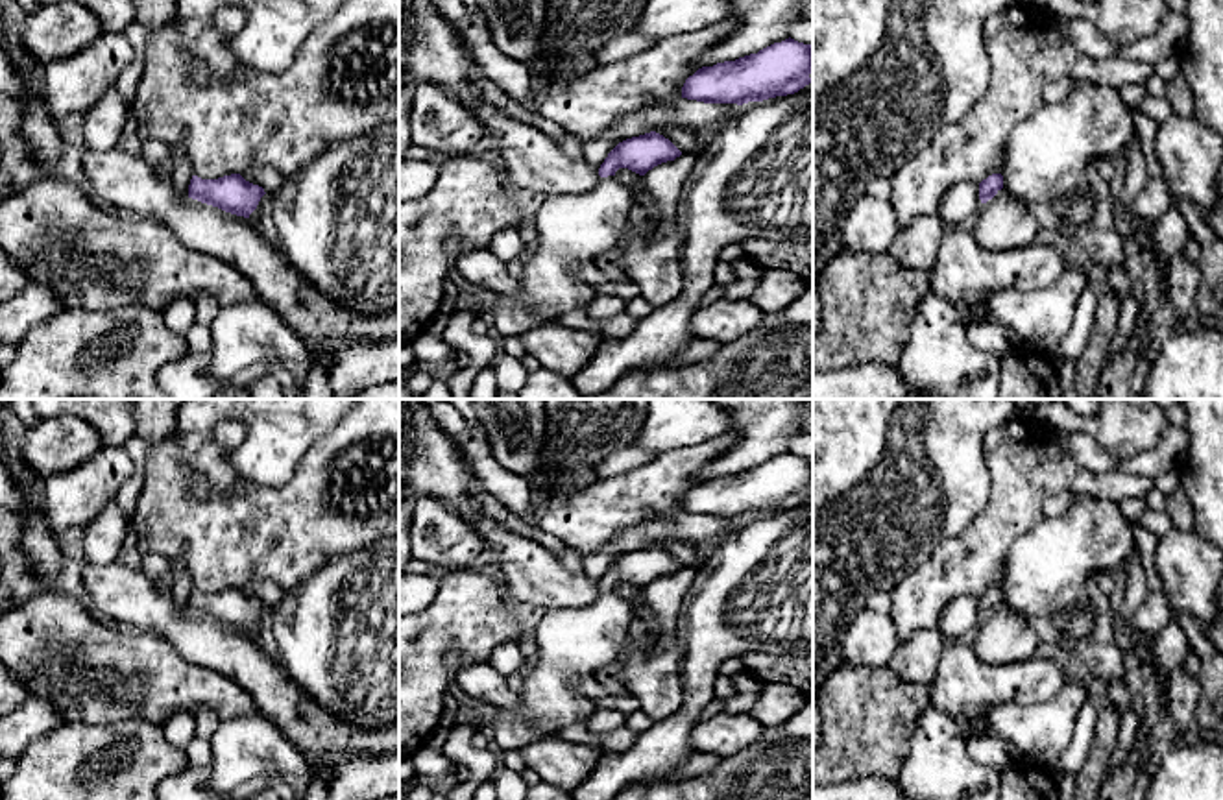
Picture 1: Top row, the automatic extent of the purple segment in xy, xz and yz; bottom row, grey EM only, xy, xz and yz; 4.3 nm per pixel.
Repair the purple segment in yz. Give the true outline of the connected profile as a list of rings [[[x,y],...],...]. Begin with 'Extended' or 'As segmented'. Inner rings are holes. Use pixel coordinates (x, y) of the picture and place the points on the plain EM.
Extended. [[[1073,493],[1073,504],[1064,517],[1042,519],[1014,539],[1005,562],[1005,578],[999,588],[979,597],[979,613],[987,617],[1003,602],[1027,619],[1059,619],[1083,600],[1090,575],[1125,569],[1134,547],[1132,523],[1121,515],[1116,501]]]

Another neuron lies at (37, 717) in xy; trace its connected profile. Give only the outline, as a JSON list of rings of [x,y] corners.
[[[28,698],[15,711],[0,717],[0,763],[18,761],[26,748],[67,724],[63,709],[48,698]]]

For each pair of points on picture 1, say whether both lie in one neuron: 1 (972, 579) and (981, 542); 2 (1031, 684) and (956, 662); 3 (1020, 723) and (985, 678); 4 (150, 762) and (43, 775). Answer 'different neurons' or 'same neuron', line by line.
1: same neuron
2: same neuron
3: different neurons
4: same neuron

